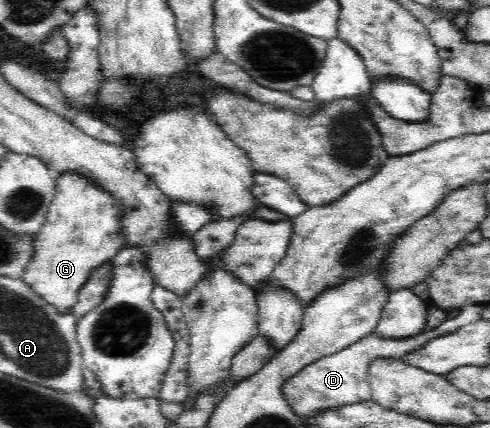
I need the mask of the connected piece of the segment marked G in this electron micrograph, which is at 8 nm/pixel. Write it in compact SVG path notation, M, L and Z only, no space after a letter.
M67 176L56 182L56 196L45 223L40 236L33 241L29 262L20 279L58 316L75 317L81 292L92 272L124 248L118 212L113 200L97 188Z

